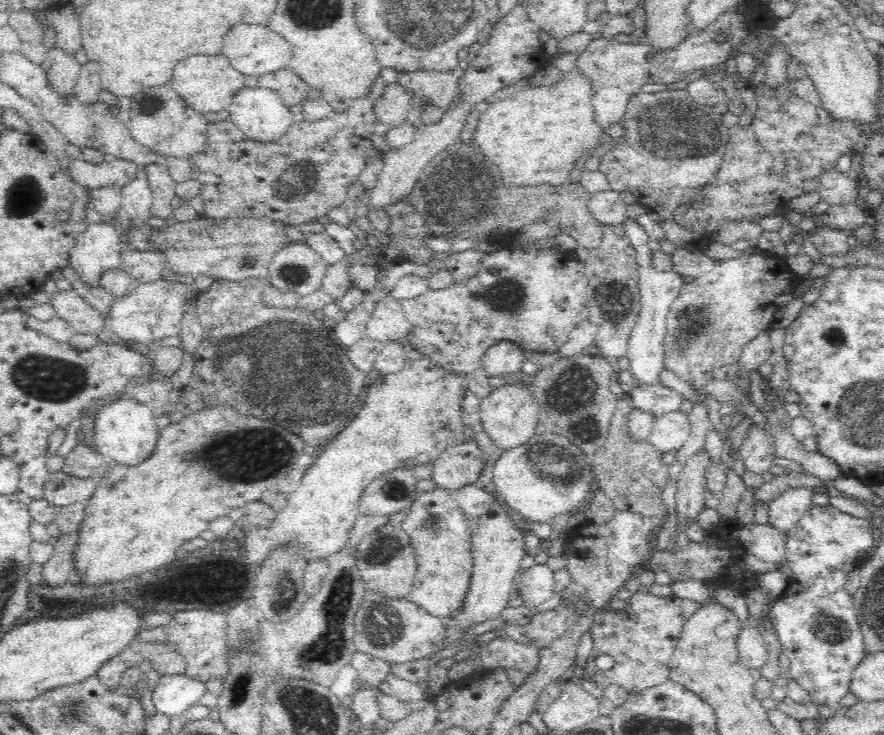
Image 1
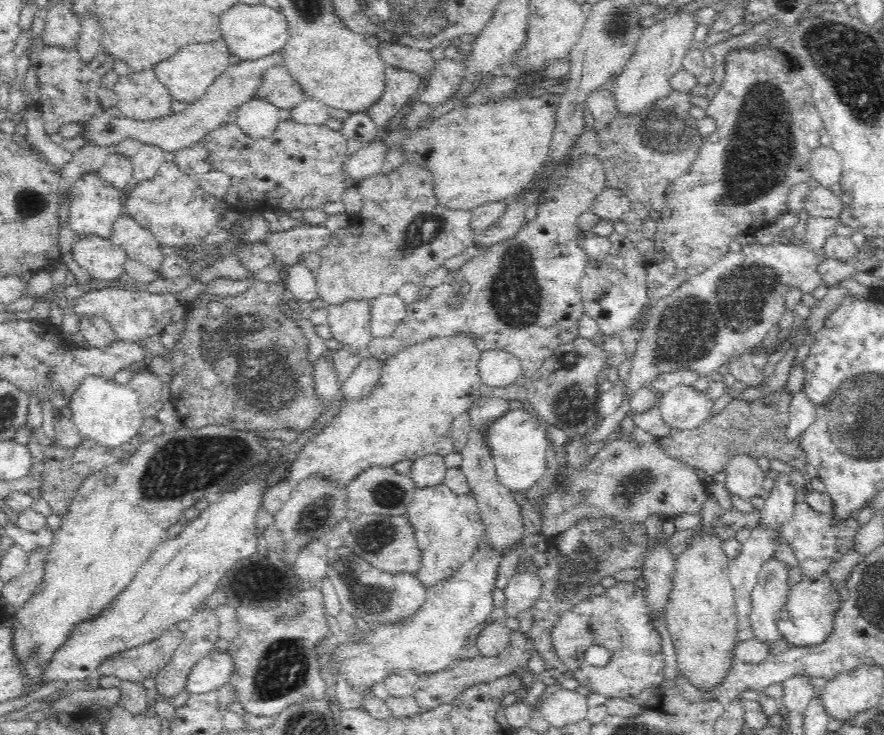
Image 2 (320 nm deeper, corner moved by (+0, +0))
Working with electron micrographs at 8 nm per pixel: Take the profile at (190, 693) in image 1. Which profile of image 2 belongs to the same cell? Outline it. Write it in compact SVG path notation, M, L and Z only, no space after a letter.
M213 649L188 674L183 690L188 694L206 694L228 684L234 672L233 660L227 651Z

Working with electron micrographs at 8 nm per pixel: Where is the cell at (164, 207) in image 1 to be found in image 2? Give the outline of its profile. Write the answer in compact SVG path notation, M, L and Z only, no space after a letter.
M173 160L164 161L157 176L136 186L123 204L125 214L150 230L161 245L185 248L194 246L208 233L216 231L220 223L216 206L226 207L222 199L203 192L198 180L182 174Z

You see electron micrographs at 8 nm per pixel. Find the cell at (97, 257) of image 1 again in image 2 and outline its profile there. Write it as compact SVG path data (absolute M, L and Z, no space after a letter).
M89 172L74 182L71 192L72 204L70 204L69 224L74 230L76 238L99 236L111 240L114 223L125 213L125 206L118 191L113 186L106 185L96 172Z

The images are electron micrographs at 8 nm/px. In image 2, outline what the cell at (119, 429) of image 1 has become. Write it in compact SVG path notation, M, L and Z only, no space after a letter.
M86 378L72 396L69 406L72 410L72 419L84 439L94 440L98 445L117 454L139 434L138 430L147 421L142 414L139 395L127 384L118 384L114 379Z

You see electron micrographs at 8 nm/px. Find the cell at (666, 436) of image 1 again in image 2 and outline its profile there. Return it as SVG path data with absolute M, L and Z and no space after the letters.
M678 386L660 395L658 407L671 430L690 431L705 424L714 403L694 387Z

